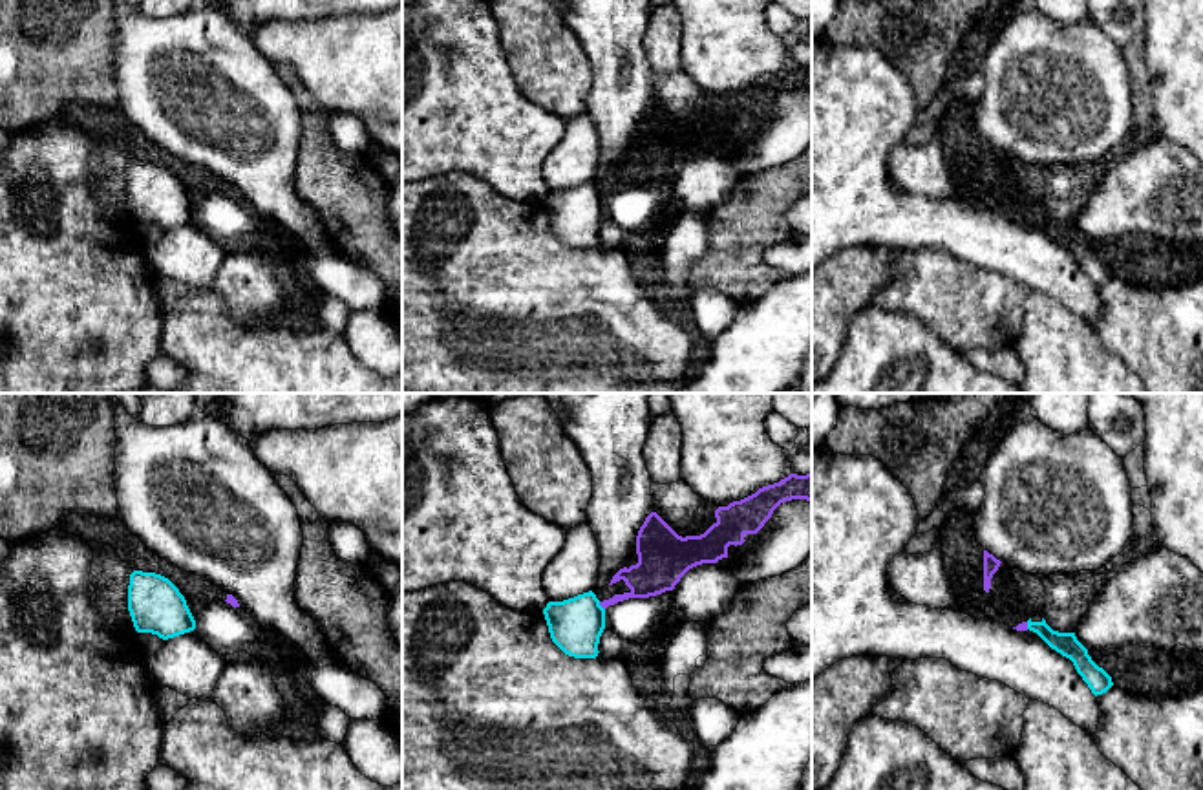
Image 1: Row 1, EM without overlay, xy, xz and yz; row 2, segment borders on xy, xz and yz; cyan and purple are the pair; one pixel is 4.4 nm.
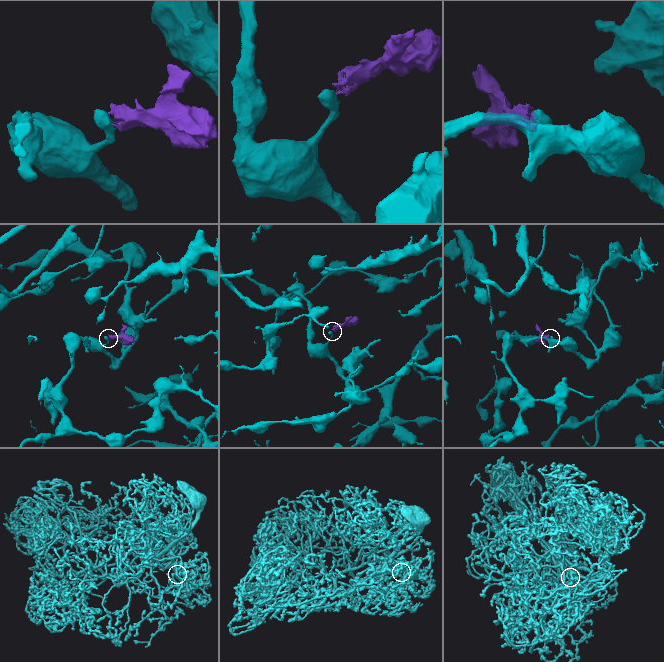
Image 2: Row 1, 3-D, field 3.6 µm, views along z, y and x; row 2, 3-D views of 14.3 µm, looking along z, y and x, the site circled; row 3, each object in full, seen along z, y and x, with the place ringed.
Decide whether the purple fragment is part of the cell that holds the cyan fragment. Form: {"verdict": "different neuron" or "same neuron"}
{"verdict": "different neuron"}

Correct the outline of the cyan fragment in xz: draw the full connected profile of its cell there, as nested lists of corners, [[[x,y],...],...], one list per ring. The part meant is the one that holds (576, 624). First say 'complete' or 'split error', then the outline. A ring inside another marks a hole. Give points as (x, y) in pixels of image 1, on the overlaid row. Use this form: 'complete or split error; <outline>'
complete; [[[592,591],[543,609],[552,642],[569,657],[596,658],[605,629],[605,609]]]

